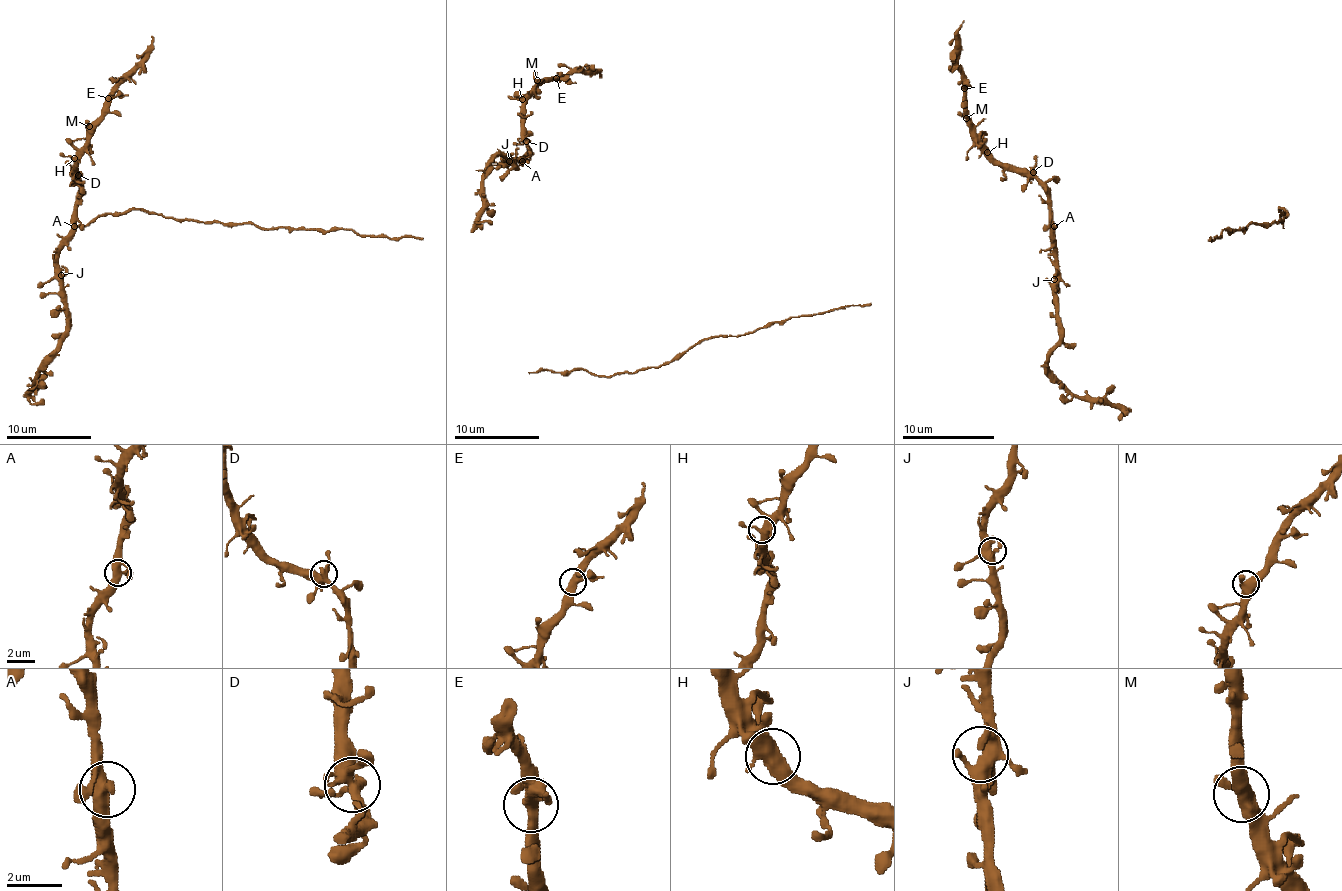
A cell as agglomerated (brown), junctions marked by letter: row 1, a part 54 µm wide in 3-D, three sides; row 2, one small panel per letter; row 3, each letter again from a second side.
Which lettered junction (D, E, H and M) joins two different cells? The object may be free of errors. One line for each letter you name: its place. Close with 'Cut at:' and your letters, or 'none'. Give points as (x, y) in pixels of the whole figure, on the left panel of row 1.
Cut at: none

